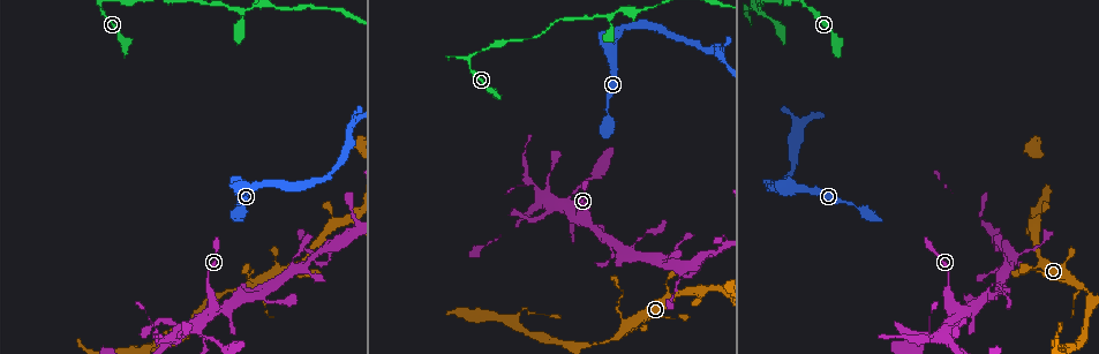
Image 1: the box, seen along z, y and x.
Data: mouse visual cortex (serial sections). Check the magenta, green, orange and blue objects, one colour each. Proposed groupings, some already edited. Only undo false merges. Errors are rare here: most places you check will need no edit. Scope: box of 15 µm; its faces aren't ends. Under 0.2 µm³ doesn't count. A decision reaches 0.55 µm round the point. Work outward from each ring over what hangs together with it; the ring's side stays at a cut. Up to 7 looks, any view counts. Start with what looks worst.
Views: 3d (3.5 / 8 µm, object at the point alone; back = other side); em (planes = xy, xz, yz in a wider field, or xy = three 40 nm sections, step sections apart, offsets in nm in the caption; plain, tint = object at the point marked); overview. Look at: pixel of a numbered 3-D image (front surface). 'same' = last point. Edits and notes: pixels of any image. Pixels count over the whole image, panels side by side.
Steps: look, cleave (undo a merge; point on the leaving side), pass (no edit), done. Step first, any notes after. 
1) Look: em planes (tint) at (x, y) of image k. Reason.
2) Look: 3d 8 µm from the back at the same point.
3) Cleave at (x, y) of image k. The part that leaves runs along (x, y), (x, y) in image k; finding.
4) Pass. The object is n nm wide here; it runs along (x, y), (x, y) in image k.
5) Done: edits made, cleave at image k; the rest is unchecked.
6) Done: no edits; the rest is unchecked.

Look: 3d 8 µm at (1088, 302) of image 1. Sudden change in width.

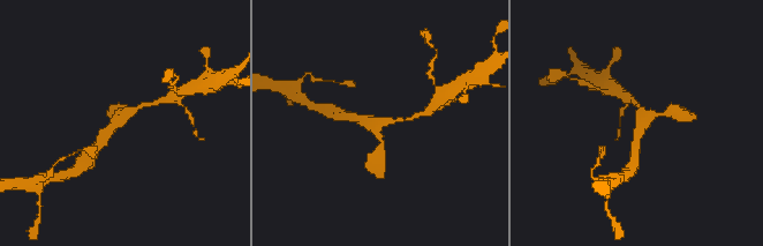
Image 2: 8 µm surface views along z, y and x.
Look: 3d 3.5 µm at (639, 119) of image 2. Zoom in.

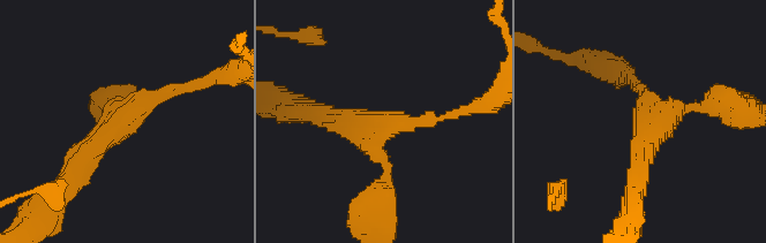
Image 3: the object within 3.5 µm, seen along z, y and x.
Pass. All the same cell.

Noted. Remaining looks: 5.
Look: 3d 3.5 µm at (250, 9) of image 1. Thin neck.

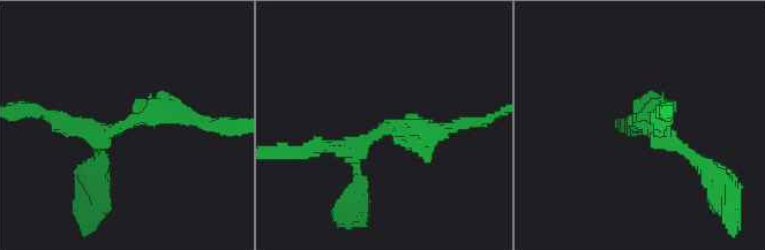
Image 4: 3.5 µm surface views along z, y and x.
Look: em xy step 2 (tint) at (644, 120) of image 4.

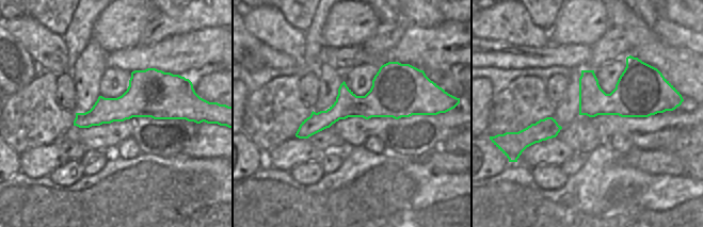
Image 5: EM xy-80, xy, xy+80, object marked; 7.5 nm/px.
Pass. It runs along (422, 102), (346, 106), (299, 134) in image 5; continuous, no second cell.

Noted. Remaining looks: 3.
Look: 3d 3.5 µm at (561, 205) of image 1. Calibre changes.

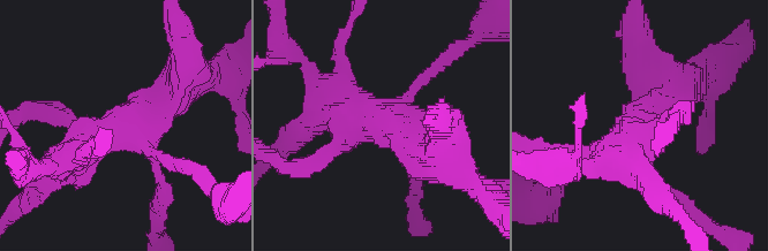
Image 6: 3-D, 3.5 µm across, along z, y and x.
Look: em xy step 5 (tint) at (385, 120) of image 6.

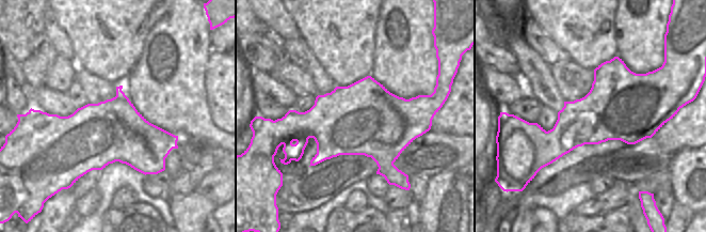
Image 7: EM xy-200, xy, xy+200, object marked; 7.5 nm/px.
Pass. It runs along (182, 77), (151, 113), (66, 162) in image 6; all the same cell.

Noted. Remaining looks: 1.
Done: no edits; the rest is unchecked.

